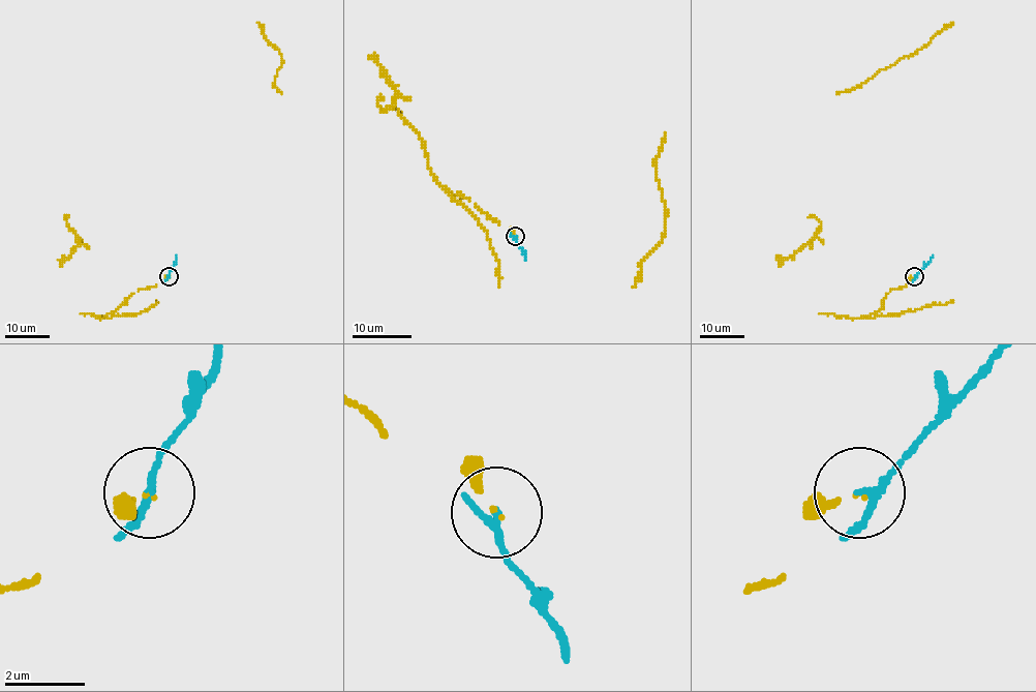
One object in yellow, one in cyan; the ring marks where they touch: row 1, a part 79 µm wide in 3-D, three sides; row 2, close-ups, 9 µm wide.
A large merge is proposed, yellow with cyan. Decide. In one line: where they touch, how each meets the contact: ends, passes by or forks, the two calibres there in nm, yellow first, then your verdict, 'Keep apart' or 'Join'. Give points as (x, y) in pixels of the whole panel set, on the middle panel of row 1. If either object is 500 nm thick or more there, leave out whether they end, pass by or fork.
Place: (515, 236). At the ring yellow ends. At the ring cyan passes by. Thickness 100 nm (yellow) against 160 nm. Join

